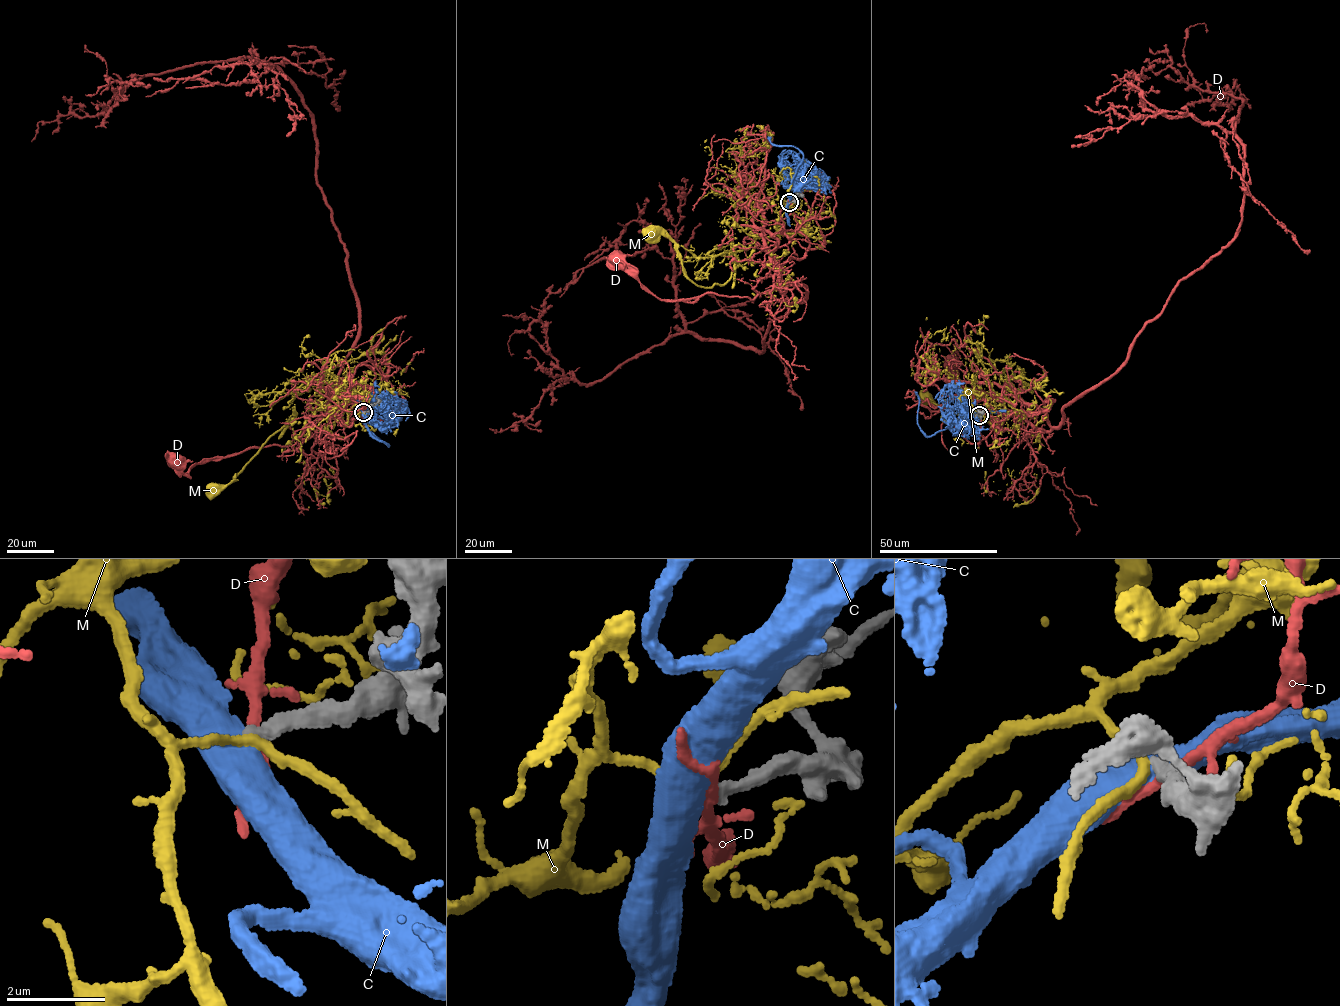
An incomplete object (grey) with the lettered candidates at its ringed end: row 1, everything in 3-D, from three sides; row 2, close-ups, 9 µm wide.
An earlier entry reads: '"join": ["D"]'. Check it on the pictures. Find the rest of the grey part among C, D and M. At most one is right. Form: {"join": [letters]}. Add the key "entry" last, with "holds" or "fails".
{"join": [], "entry": "fails"}

